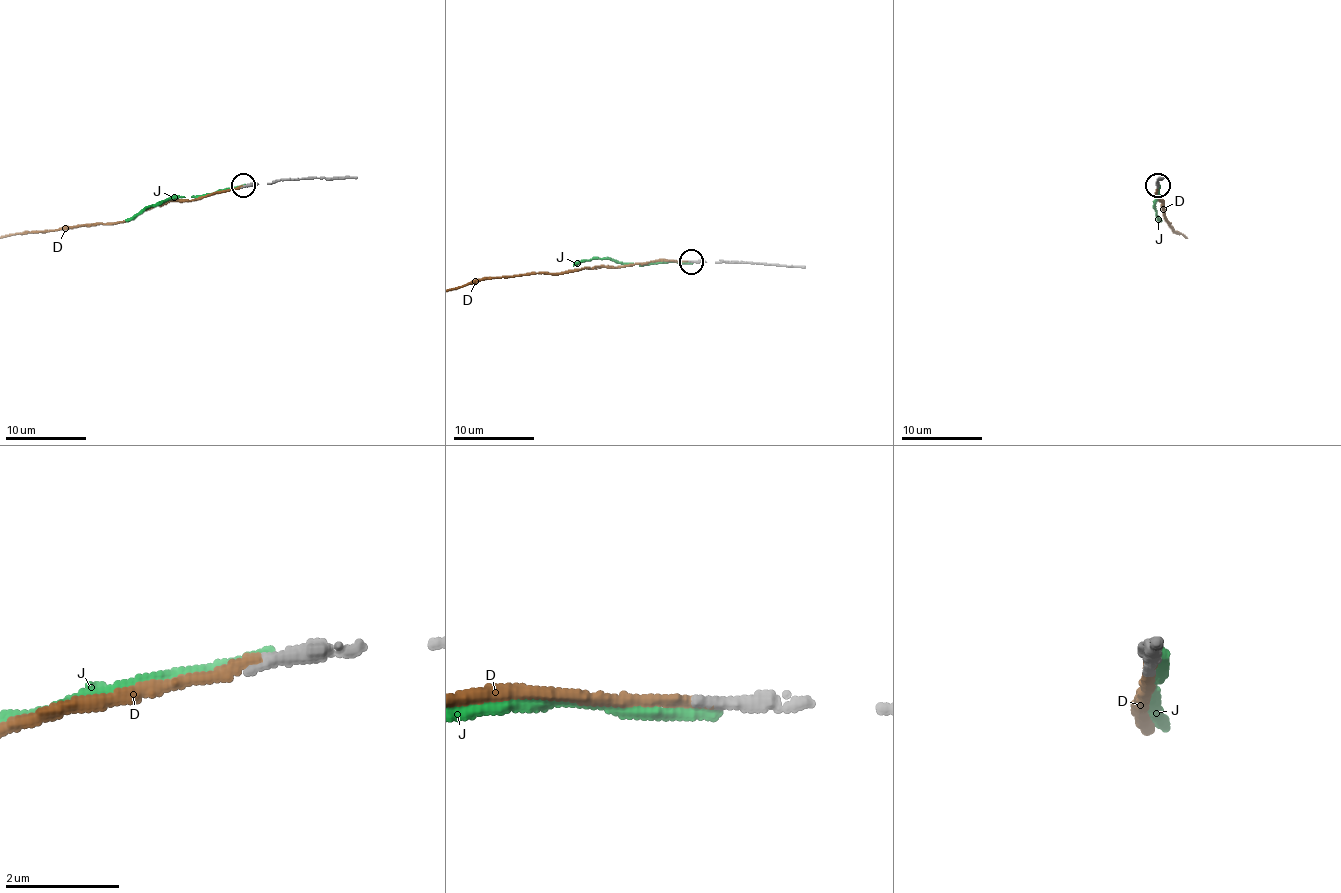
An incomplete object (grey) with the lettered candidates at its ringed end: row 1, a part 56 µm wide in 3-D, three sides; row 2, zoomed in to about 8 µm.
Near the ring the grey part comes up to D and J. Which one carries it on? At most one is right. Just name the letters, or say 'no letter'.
D

